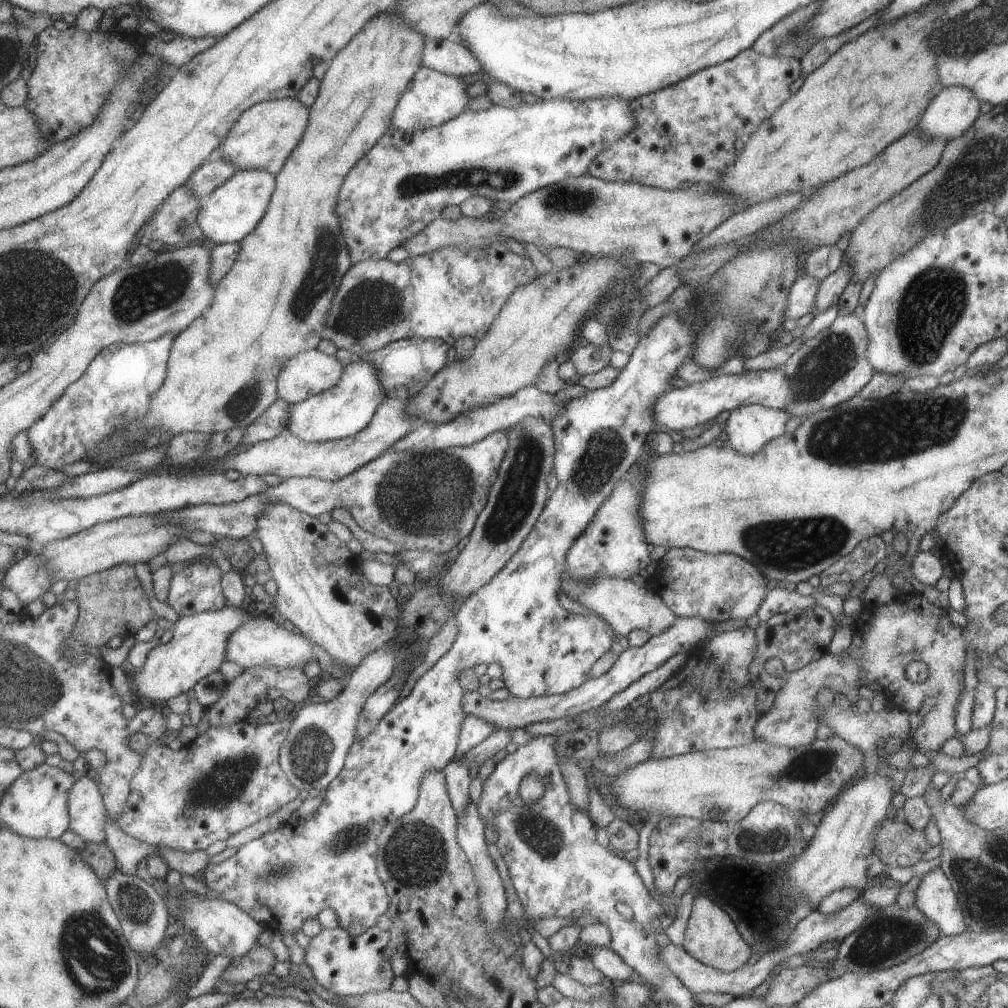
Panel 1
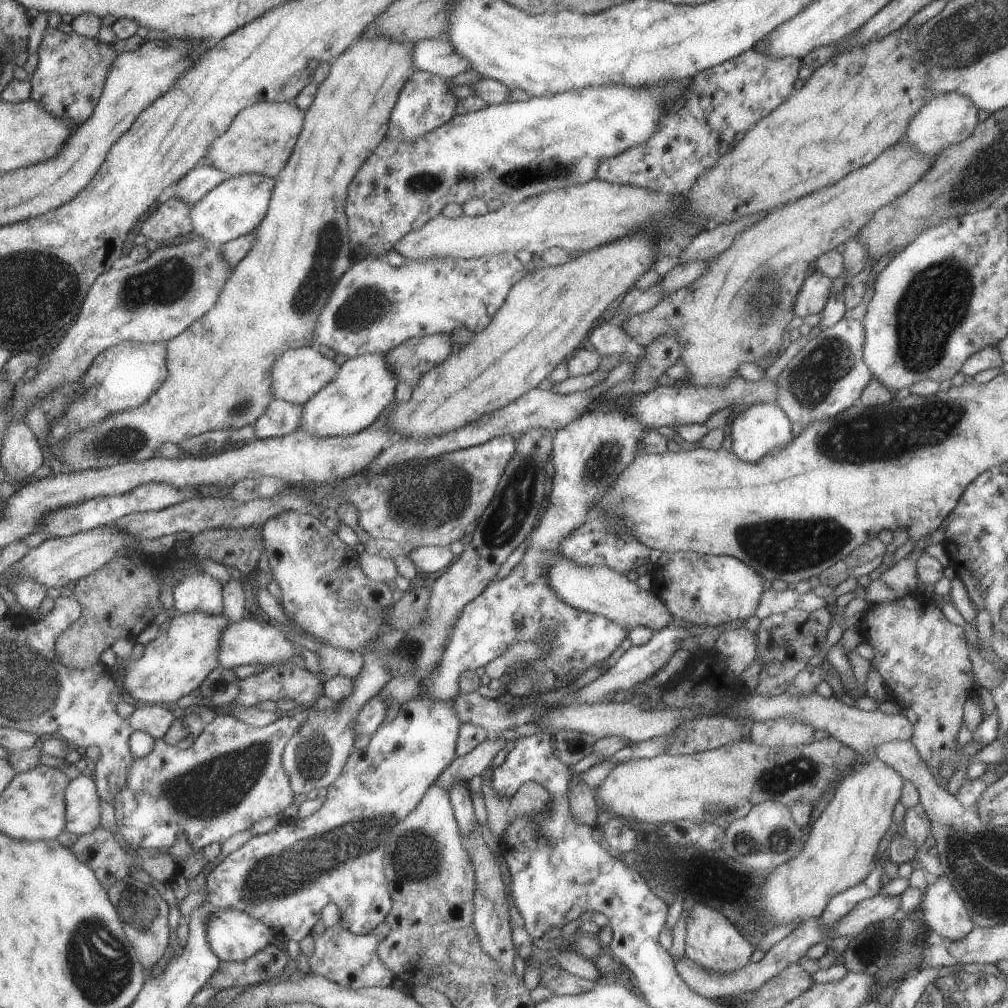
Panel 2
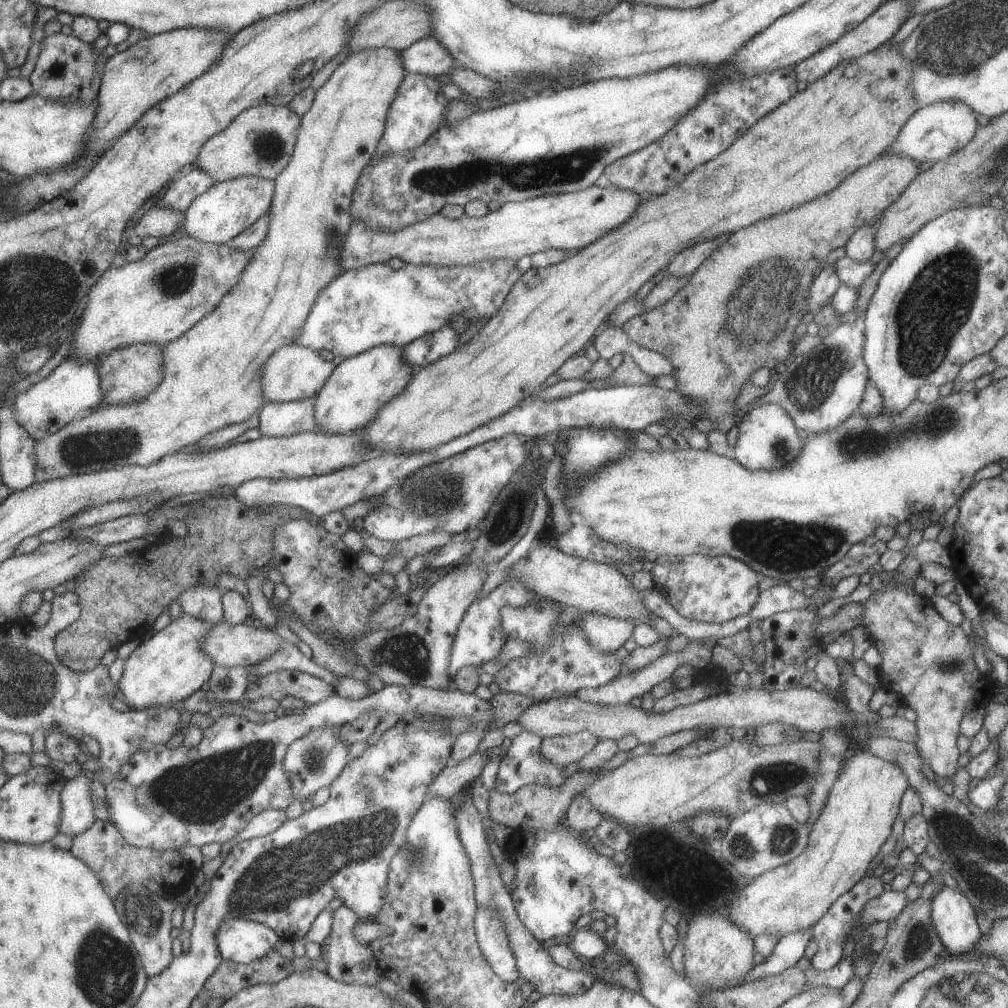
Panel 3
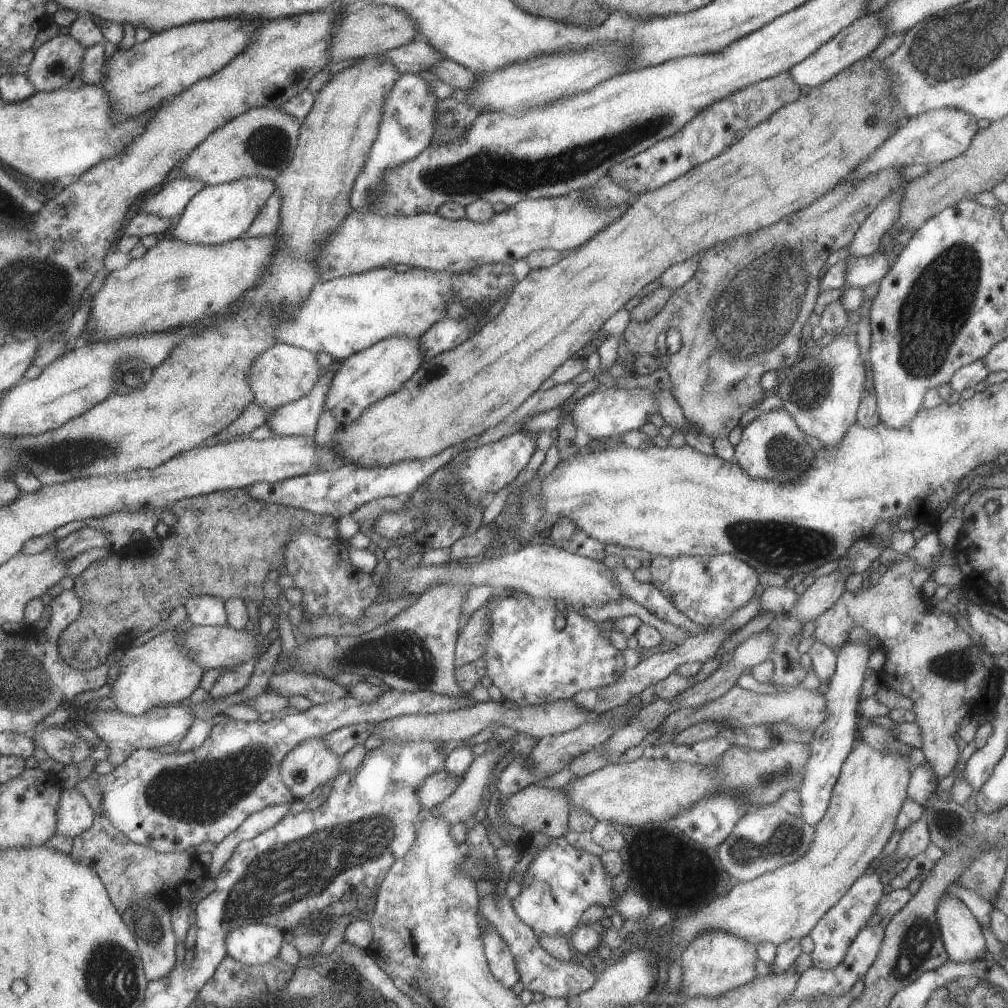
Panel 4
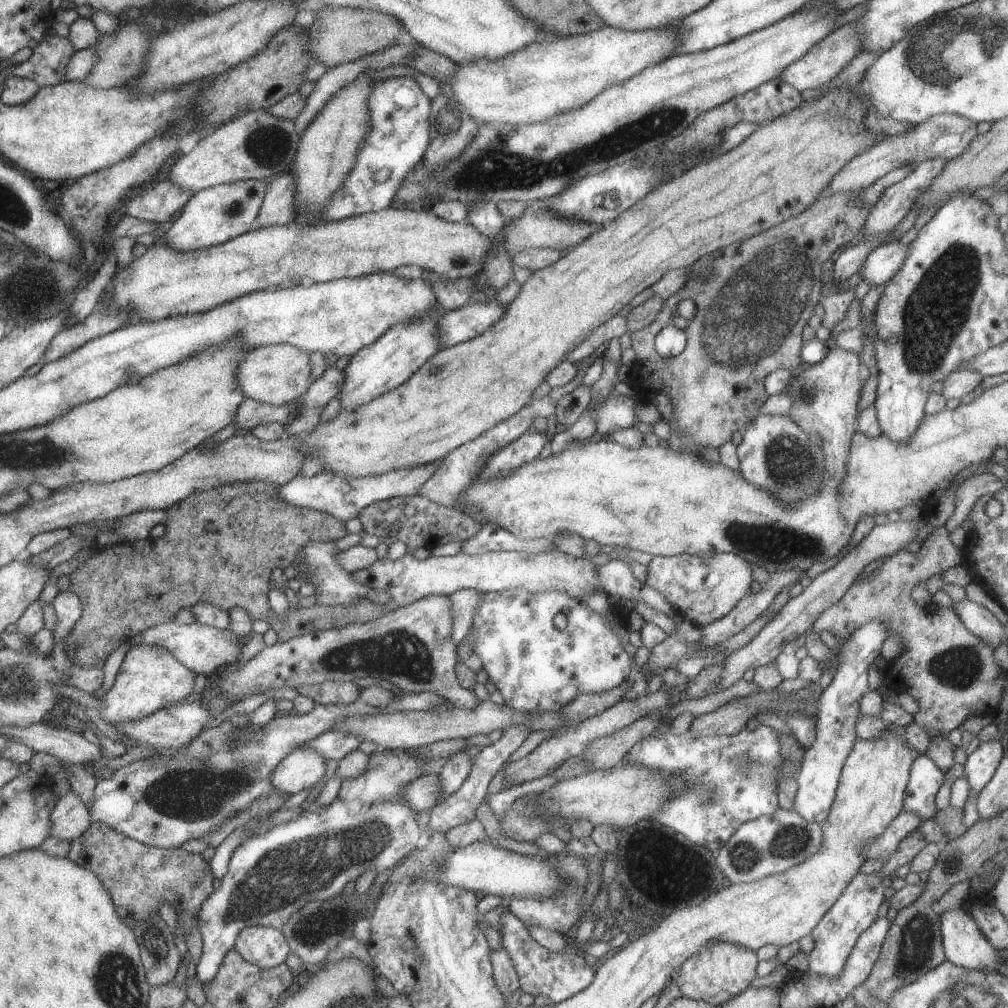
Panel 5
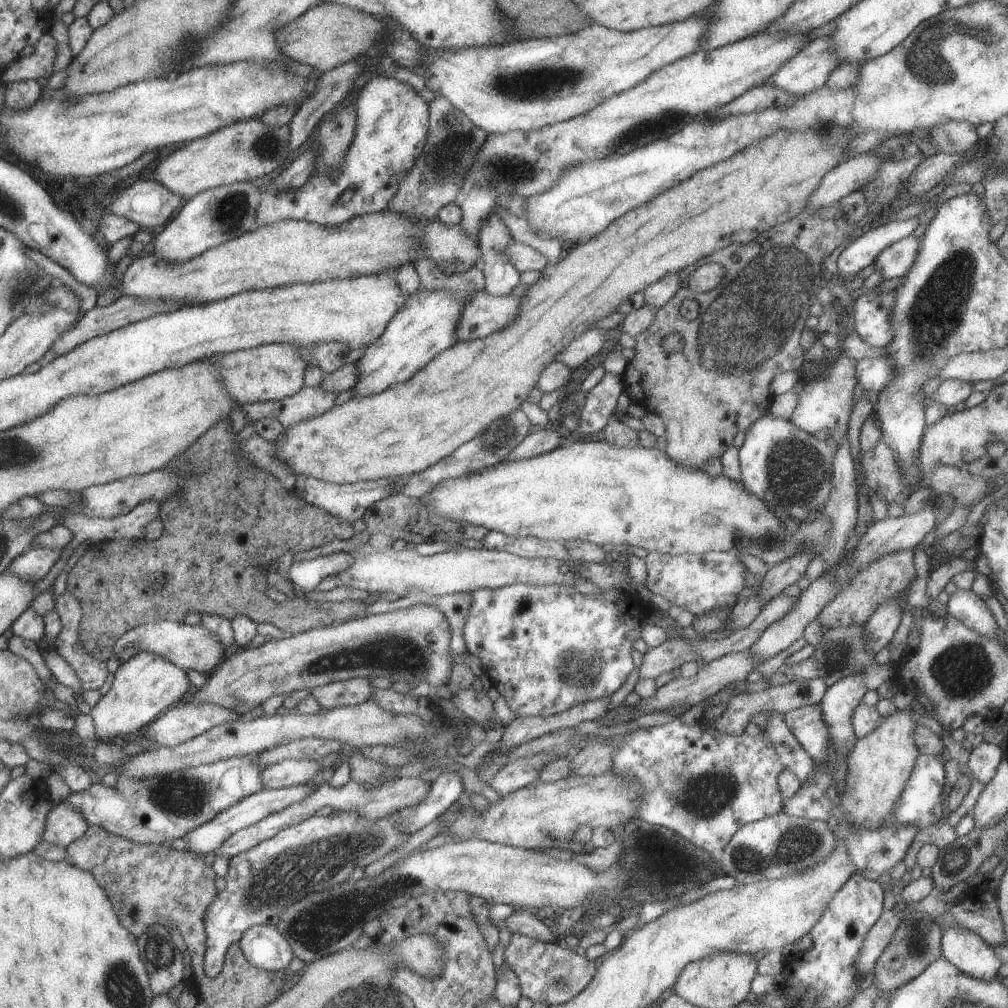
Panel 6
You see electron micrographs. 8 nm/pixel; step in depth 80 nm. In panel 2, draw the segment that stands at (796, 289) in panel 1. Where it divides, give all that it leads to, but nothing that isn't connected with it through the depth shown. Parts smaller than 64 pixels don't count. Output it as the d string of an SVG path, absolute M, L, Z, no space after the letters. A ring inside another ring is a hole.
M810 271L800 283L798 294L794 298L792 313L800 317L820 313L828 299L830 278L817 271Z

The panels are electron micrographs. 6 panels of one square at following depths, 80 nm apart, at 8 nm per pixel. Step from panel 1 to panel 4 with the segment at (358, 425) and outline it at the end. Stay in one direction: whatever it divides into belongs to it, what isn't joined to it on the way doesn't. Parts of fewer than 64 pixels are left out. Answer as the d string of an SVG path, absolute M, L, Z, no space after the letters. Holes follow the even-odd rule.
M389 336L389 338L379 340L379 342L375 342L370 348L365 348L365 350L354 353L341 362L341 366L339 366L335 376L331 378L329 390L327 390L327 394L325 394L323 411L329 410L329 414L335 418L335 422L337 422L338 426L345 426L345 424L349 424L349 422L355 422L355 420L359 418L359 414L361 414L369 404L377 402L377 400L383 398L383 396L397 392L419 369L422 362L423 356L421 356L421 350L419 350L419 336L415 336L415 338Z

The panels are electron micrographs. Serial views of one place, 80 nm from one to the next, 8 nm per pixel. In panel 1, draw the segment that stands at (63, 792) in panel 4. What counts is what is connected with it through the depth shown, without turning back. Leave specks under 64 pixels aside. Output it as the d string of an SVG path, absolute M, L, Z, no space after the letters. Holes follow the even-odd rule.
M83 775L74 780L67 799L68 829L95 844L105 838L106 810L98 784Z

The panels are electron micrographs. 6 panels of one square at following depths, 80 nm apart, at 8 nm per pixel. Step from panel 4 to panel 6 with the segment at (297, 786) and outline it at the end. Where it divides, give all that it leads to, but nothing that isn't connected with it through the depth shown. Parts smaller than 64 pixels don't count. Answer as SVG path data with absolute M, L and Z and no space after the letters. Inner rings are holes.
M283 760L263 768L260 773L260 782L264 789L281 789L297 784L307 784L320 774L320 766L317 761L307 760Z

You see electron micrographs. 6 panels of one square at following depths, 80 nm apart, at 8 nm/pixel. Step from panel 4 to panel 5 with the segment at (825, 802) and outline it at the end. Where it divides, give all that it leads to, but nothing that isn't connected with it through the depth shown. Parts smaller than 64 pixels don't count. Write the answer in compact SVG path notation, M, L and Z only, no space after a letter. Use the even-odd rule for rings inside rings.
M871 620L857 628L839 650L837 672L819 696L815 742L804 750L803 762L795 776L798 788L793 798L793 812L806 822L821 824L827 818L845 758L856 740L855 722L859 700L868 692L867 670L880 654L881 645L886 638L887 628L883 626L883 622Z

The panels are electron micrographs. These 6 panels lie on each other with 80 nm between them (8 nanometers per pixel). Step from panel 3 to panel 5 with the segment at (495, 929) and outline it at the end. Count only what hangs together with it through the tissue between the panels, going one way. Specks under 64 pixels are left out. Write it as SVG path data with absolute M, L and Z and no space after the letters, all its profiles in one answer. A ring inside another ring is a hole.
M499 946L499 948L489 951L489 961L491 962L491 978L495 988L507 1001L511 994L520 988L511 960L509 960L509 956L502 946Z

